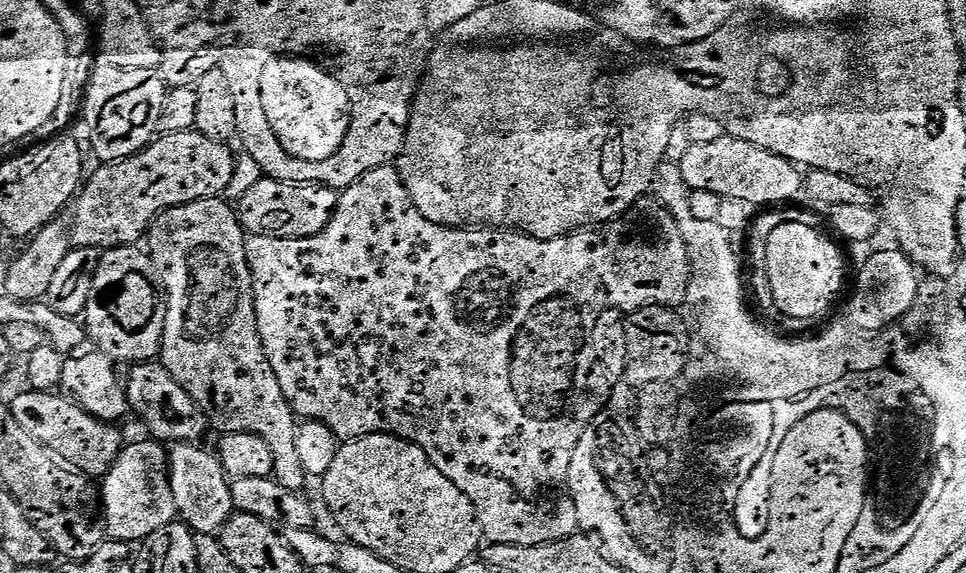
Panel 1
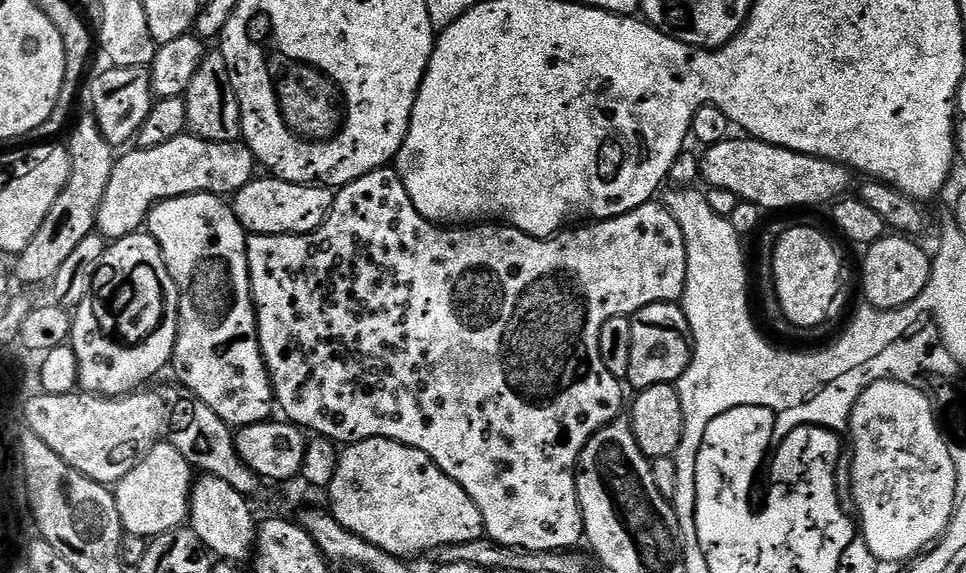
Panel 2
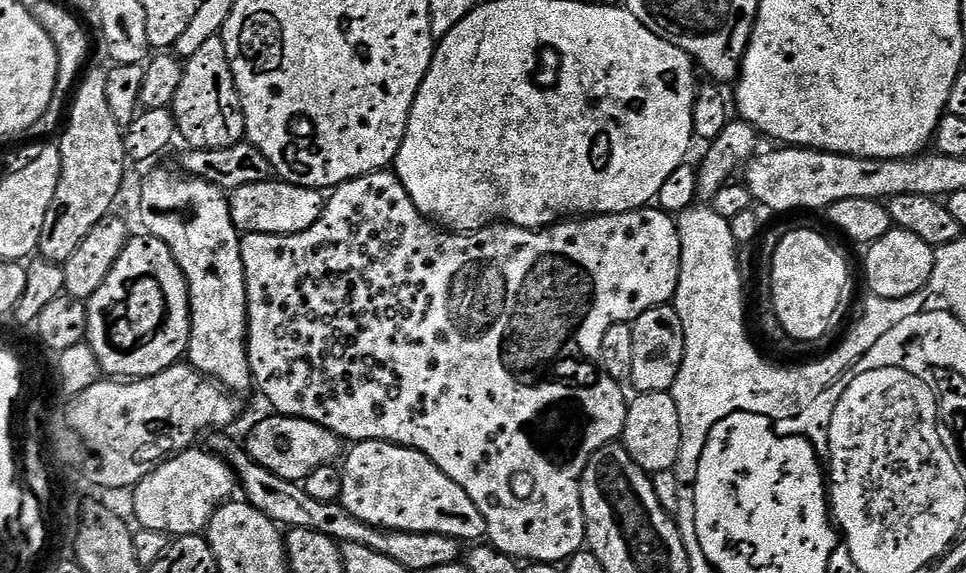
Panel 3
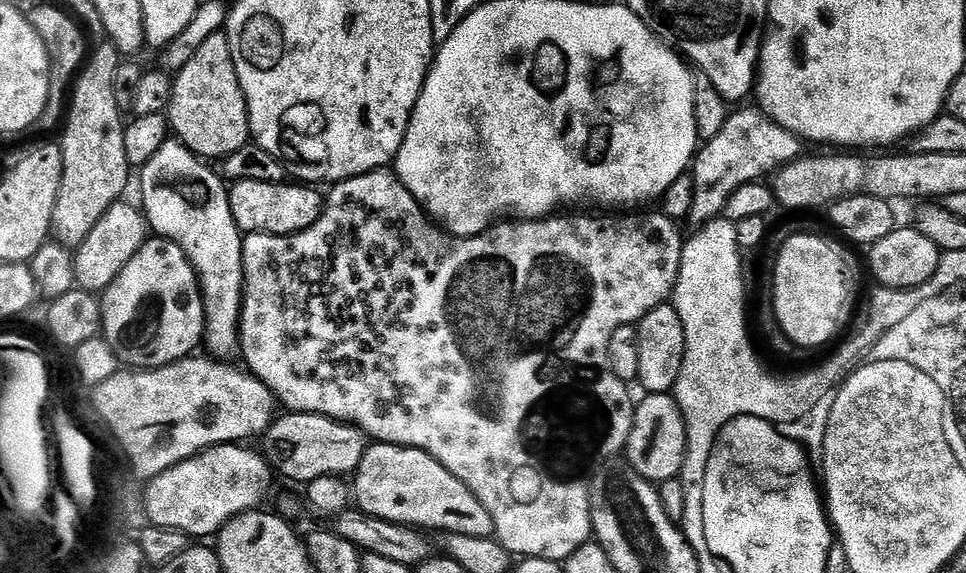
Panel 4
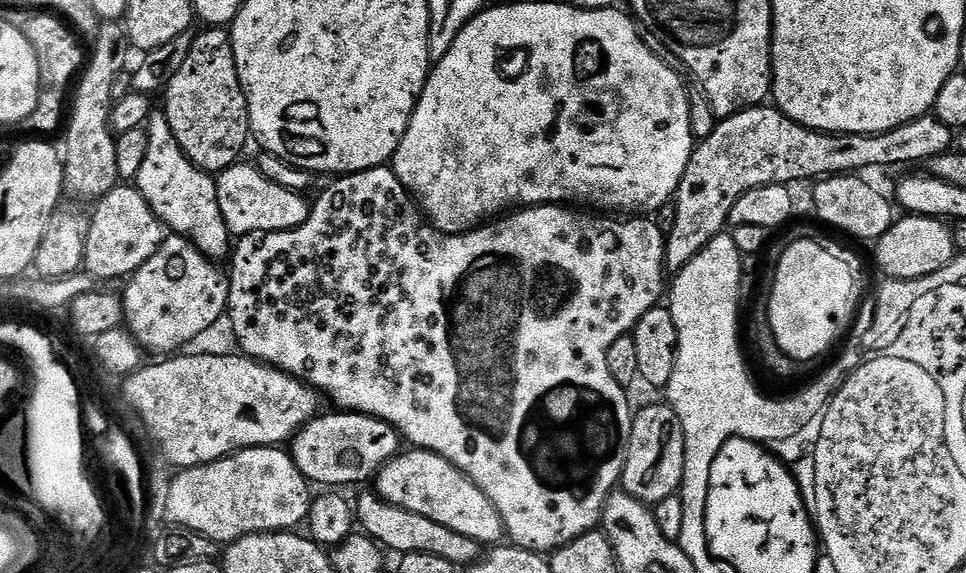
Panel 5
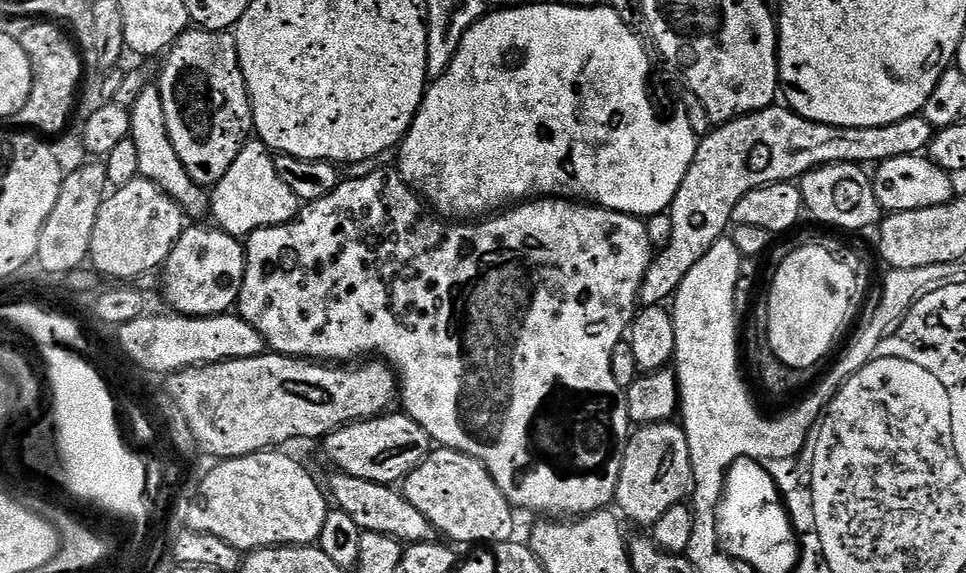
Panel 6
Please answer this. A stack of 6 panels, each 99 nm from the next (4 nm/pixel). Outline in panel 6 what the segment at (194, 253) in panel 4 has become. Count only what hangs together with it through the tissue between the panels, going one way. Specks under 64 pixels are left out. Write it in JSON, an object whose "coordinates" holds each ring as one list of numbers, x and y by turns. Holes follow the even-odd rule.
{"coordinates":[[148,86,139,94,130,109,132,113,131,139,138,148,138,172,141,177,154,182,170,198,177,200,189,217,205,215,210,200,205,189,195,184,186,174,186,166,178,158,166,130,166,110,162,110,162,94,159,87]]}

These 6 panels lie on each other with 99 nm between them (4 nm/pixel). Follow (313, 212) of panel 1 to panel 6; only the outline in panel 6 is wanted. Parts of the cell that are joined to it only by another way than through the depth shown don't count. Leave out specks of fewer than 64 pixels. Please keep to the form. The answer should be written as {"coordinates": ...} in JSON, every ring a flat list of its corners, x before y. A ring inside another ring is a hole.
{"coordinates":[[258,138,249,139,238,154,238,158,234,158,234,166,230,166,230,170,226,170,224,177,215,184,210,192,210,216,212,212,213,218,216,219,213,221,218,227,237,238,246,238,254,230,288,224,291,220,296,219,301,207,302,202,294,194,294,190,290,190,290,186,286,186,286,182,282,182,282,178,278,178,273,153]]}

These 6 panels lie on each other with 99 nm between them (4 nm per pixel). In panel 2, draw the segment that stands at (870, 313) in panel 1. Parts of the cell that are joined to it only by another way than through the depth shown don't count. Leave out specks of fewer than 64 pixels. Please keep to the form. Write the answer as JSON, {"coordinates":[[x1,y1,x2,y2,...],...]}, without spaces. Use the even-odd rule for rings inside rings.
{"coordinates":[[885,234,881,240,867,245,864,265,860,268,860,284,869,305,881,310,895,310,914,302,928,284,933,257,919,248,915,239,899,234]]}

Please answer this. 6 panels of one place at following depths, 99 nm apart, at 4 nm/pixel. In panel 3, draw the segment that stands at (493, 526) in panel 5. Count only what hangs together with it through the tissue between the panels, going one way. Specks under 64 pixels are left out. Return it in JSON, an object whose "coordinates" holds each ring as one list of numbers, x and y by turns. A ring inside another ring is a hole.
{"coordinates":[[362,440,351,445,352,448,347,449,346,455,342,460,342,494,339,503,343,504,346,510,350,510,350,514,354,514,354,518,358,518,362,522,366,522,375,528,387,528,390,532,425,532,426,534,446,534,450,538,461,542,480,542,485,539,488,527,482,518,482,514,478,510,478,506,474,502,470,502,470,494,466,494,466,490,462,490,462,486,458,486,458,482,454,482,442,470,438,470,438,466,434,466,434,462,430,462,430,458,426,458,418,450,413,448,403,448,400,444,390,444,386,440]]}

